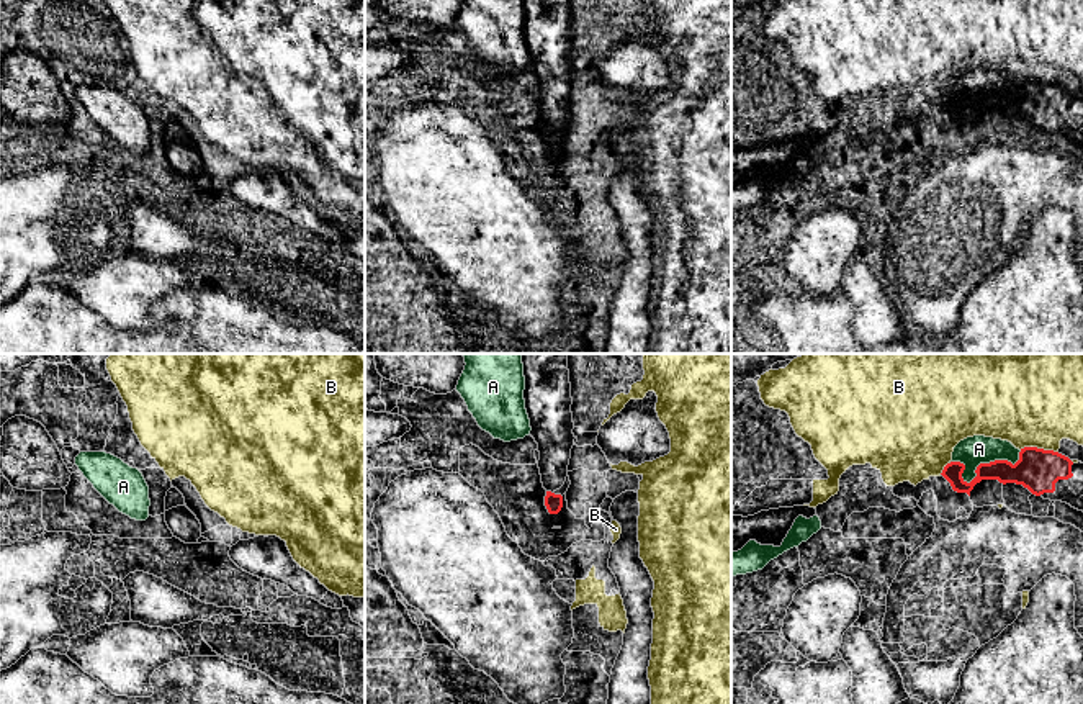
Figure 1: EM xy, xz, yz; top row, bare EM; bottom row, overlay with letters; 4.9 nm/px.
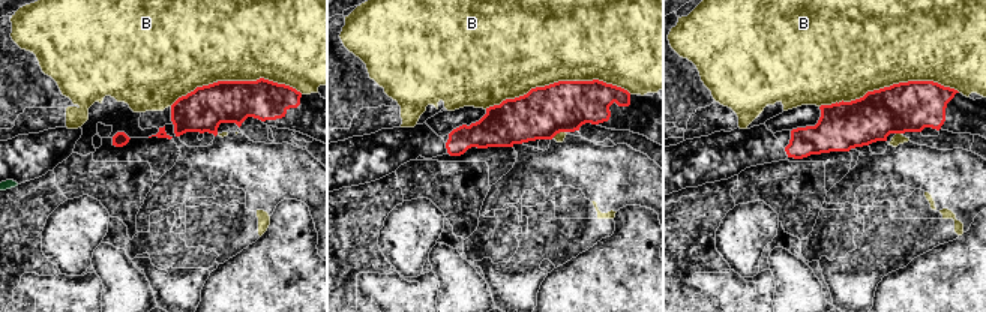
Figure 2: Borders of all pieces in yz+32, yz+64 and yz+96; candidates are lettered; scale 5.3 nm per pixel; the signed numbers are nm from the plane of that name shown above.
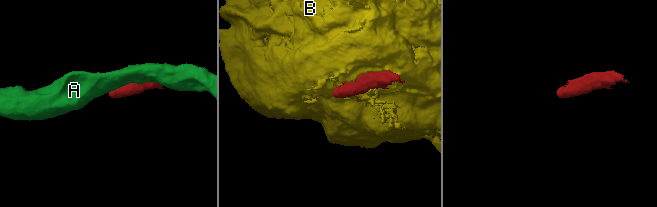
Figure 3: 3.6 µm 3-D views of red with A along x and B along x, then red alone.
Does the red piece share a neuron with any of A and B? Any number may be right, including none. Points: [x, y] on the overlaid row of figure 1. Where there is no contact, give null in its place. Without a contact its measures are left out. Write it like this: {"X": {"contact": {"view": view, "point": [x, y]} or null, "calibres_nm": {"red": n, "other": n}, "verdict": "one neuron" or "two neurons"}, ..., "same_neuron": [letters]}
{"A": {"contact": {"view": "yz", "point": [979, 465]}, "calibres_nm": {"red": 160, "other": 140}, "verdict": "two neurons"}, "B": {"contact": {"view": "yz", "point": [1039, 449]}, "calibres_nm": {"red": 200, "other": 480}, "verdict": "two neurons"}, "same_neuron": []}

